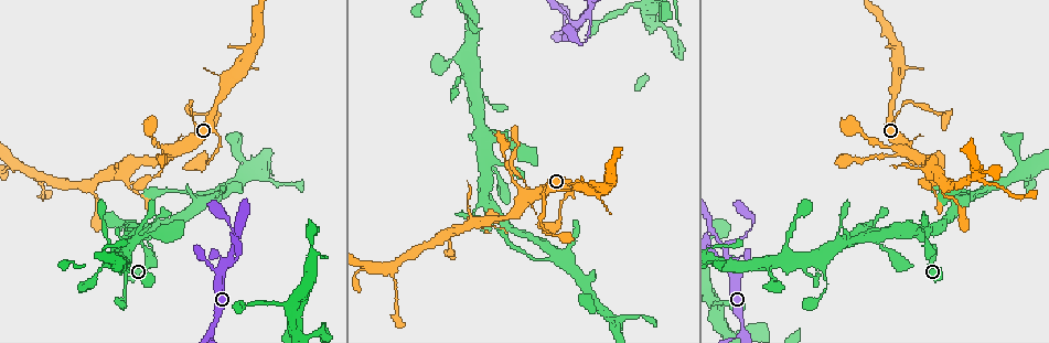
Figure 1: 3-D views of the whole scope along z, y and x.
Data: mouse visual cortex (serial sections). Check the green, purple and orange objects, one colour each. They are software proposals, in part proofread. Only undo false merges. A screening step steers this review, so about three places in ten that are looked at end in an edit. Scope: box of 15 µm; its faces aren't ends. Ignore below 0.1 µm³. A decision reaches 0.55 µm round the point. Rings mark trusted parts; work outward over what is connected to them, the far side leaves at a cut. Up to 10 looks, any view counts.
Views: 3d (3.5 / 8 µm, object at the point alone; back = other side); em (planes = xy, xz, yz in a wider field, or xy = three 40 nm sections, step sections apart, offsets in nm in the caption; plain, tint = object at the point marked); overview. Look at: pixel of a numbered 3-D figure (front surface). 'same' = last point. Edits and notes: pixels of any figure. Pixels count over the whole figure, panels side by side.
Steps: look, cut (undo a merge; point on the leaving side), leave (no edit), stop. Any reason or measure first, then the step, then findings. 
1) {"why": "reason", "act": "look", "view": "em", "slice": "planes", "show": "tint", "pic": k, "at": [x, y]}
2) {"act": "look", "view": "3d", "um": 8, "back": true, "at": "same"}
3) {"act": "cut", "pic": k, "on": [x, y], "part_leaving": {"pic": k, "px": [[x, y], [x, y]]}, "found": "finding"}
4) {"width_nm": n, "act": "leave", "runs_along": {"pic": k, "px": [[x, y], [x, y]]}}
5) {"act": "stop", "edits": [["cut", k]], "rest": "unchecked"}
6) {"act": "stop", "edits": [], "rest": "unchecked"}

{"act": "look", "view": "3d", "um": 3.5, "pic": 1, "at": [935, 255]}

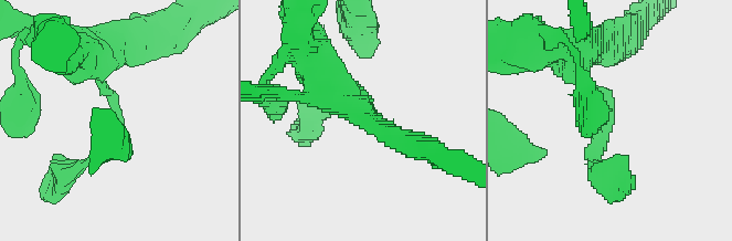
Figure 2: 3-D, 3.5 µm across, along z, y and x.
{"act": "look", "view": "em", "slice": "xy", "step": 5, "show": "tint", "pic": 2, "at": [117, 115]}

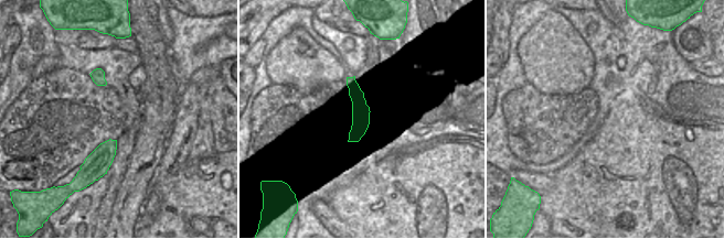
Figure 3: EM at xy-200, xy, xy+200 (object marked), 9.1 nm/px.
{"width_nm": 160, "act": "leave", "runs_along": {"pic": 2, "px": [[596, 167], [611, 106], [577, 62]]}, "found": "all the same cell"}

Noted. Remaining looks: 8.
{"why": "four arms meet", "act": "look", "view": "3d", "um": 3.5, "pic": 1, "at": [169, 151]}

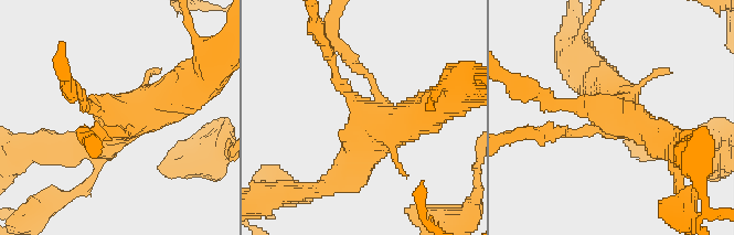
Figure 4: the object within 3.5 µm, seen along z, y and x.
{"act": "look", "view": "em", "slice": "xy", "step": 5, "show": "tint", "pic": 4, "at": [606, 110]}

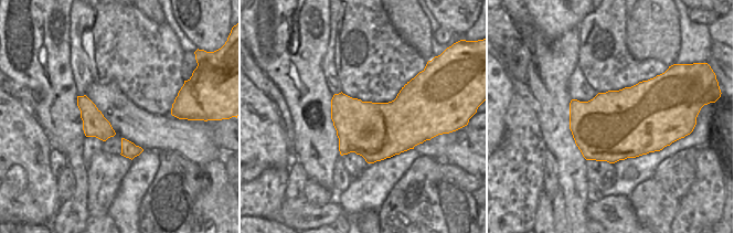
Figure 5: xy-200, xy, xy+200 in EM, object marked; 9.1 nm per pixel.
{"width_nm": 500, "act": "leave", "runs_along": {"pic": 4, "px": [[440, 104], [380, 129], [339, 178]]}, "found": "one cell here"}

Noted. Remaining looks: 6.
{"act": "look", "view": "3d", "um": 3.5, "pic": 1, "at": [545, 196]}

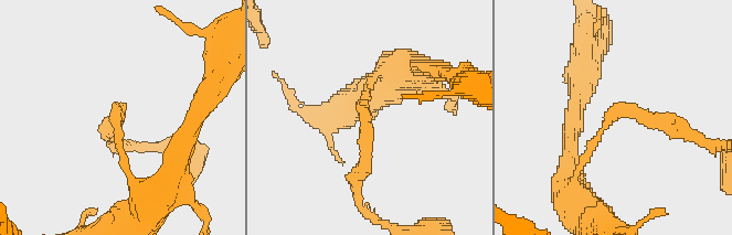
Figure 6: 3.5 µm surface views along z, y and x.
{"arm_widths_nm": [100, 200], "act": "look", "view": "em", "slice": "xy", "step": 5, "show": "tint", "pic": 6, "at": [115, 112]}

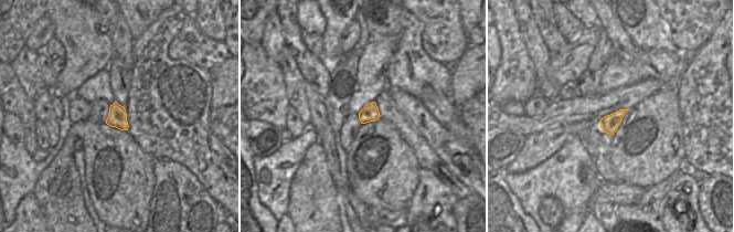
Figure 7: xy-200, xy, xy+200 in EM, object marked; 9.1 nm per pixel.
{"act": "leave", "runs_along": {"pic": 6, "px": [[577, 172], [616, 110], [681, 131]]}, "found": "all the same cell"}

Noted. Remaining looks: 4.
{"why": "arms part here", "act": "look", "view": "3d", "um": 8, "pic": 1, "at": [221, 270]}

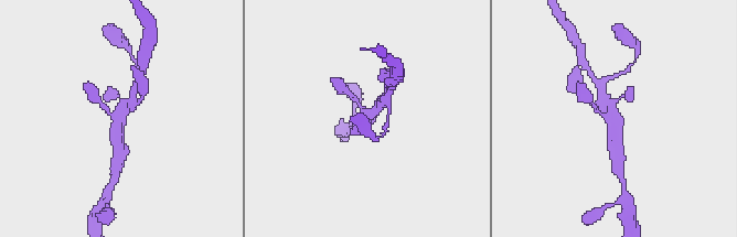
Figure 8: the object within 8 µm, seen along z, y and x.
{"act": "look", "view": "3d", "um": 3.5, "pic": 8, "at": [119, 116]}

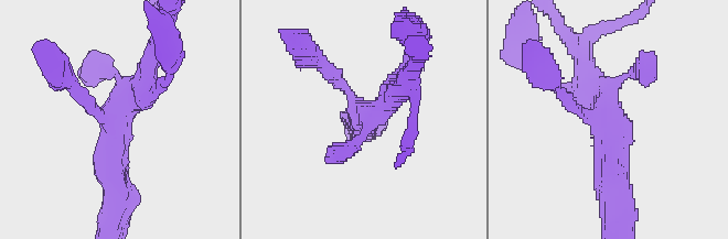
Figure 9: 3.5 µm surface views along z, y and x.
{"why": "need the tissue", "act": "look", "view": "em", "slice": "xy", "step": 2, "show": "tint", "pic": 9, "at": [117, 117]}

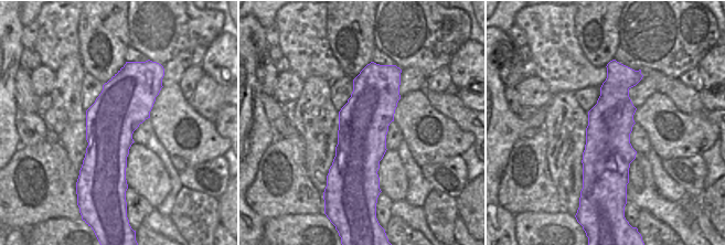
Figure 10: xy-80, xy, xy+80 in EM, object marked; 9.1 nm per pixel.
{"width_nm": 460, "act": "leave", "runs_along": {"pic": 9, "px": [[117, 191], [117, 112], [151, 58]]}, "found": "all the same cell"}

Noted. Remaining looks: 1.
{"act": "stop", "edits": [], "rest": "unchecked"}

